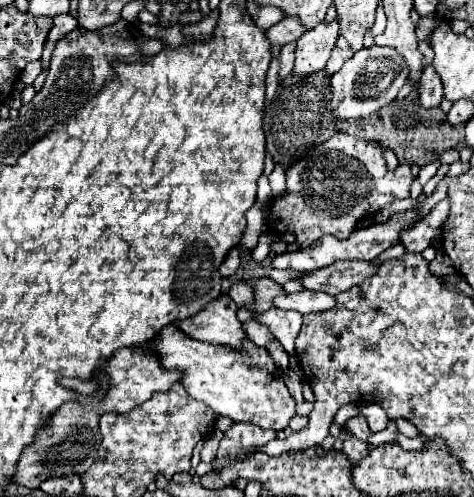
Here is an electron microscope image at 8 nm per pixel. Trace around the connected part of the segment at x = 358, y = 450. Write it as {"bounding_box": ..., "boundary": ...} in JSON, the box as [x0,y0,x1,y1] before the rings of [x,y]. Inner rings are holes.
{"bounding_box":[342,432,368,464],"boundary":[[[346,432],[346,438],[342,442],[342,454],[348,456],[348,460],[354,464],[354,462],[360,462],[360,458],[366,456],[366,450],[368,450],[368,444],[354,438],[354,434]]]}

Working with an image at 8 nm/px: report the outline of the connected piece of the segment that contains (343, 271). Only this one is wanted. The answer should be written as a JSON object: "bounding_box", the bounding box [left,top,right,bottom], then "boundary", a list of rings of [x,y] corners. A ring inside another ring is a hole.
{"bounding_box":[302,260,380,294],"boundary":[[[342,260],[334,262],[326,268],[318,268],[302,278],[304,288],[320,290],[326,294],[340,294],[344,290],[350,290],[356,284],[362,284],[366,278],[374,276],[380,266],[372,262],[360,262],[360,260]]]}

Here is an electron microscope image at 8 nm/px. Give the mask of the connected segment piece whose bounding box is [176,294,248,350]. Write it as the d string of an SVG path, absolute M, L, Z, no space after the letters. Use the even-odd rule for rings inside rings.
M224 294L222 298L210 302L210 306L206 306L206 310L202 310L198 316L180 320L176 322L176 326L184 330L188 336L198 338L202 342L224 344L232 346L234 350L240 350L248 336L236 312L238 308L234 300L228 294Z

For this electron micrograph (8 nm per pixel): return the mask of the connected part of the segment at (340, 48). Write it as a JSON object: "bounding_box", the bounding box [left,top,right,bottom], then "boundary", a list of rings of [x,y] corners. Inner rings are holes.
{"bounding_box":[326,36,352,76],"boundary":[[[340,36],[338,38],[338,42],[336,42],[336,46],[334,46],[334,50],[332,50],[332,56],[330,56],[330,60],[326,62],[326,74],[328,76],[332,76],[332,74],[336,74],[340,68],[342,68],[342,64],[348,60],[352,56],[352,50],[350,50],[350,46],[348,46],[348,42]]]}

